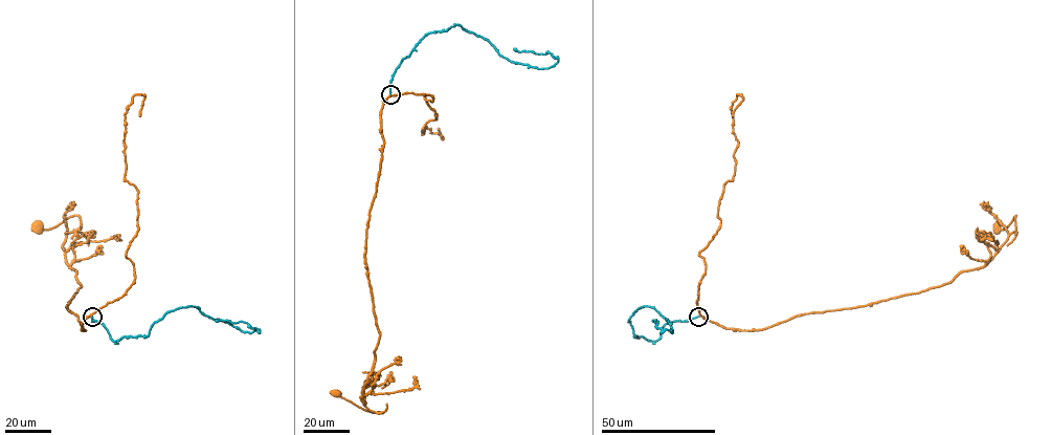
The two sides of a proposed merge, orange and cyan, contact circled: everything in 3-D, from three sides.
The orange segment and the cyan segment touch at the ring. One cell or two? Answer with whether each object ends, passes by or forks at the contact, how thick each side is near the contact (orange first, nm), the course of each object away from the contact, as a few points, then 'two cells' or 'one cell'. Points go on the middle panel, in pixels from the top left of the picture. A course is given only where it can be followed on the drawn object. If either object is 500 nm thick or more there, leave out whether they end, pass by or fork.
orange passes by; cyan ends there; 180 nm thick on the orange side, 200 nm on the other; orange runs (389, 94), (381, 111), (383, 140), (364, 255), (380, 338), (360, 398), (379, 412), (335, 393); cyan runs (389, 93), (395, 69), (417, 44), (455, 24), (514, 62), (540, 68), (558, 60), (550, 53), (513, 48); one cell

